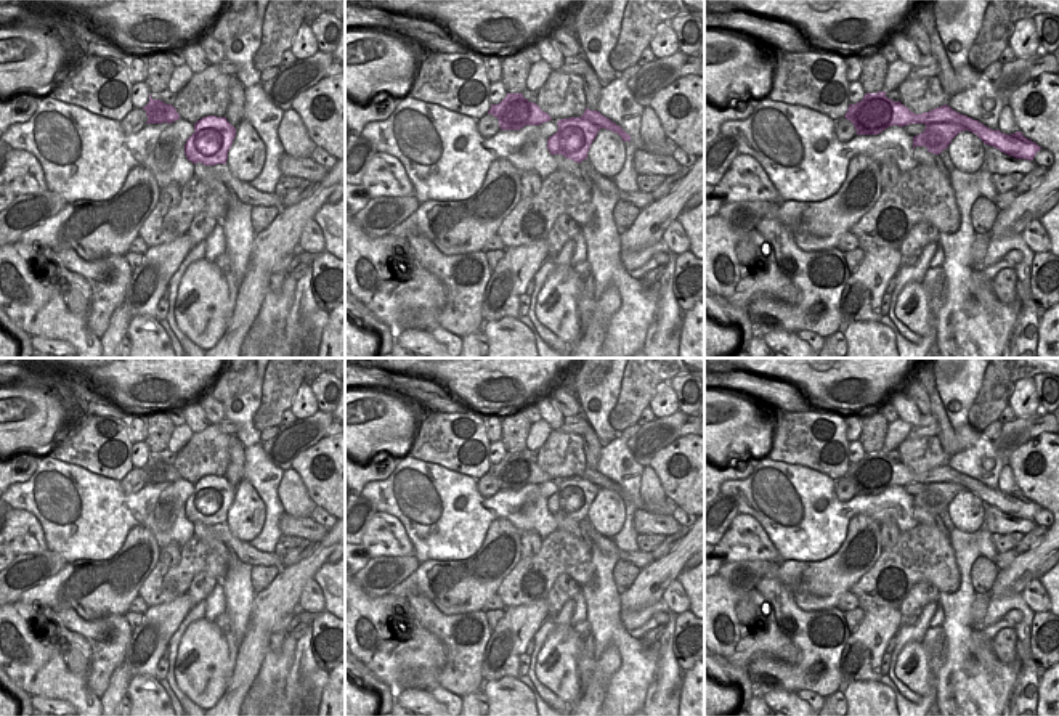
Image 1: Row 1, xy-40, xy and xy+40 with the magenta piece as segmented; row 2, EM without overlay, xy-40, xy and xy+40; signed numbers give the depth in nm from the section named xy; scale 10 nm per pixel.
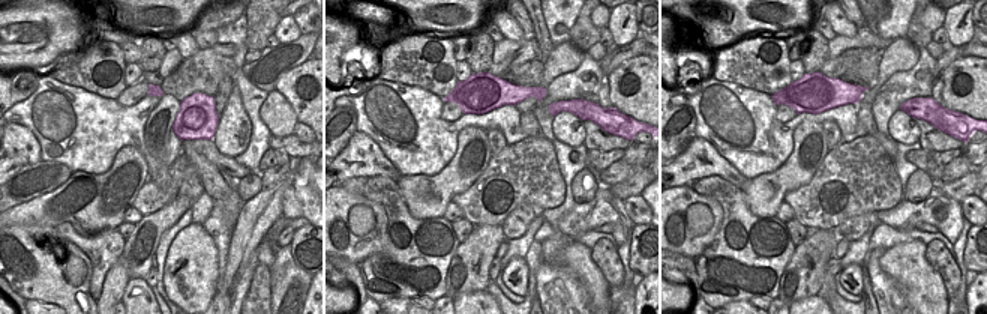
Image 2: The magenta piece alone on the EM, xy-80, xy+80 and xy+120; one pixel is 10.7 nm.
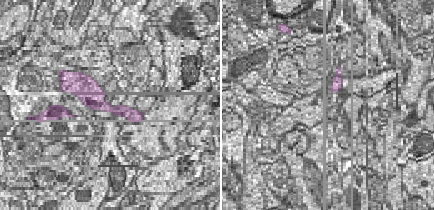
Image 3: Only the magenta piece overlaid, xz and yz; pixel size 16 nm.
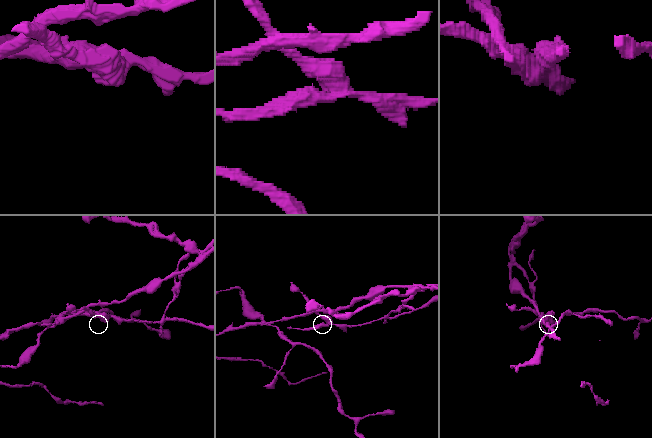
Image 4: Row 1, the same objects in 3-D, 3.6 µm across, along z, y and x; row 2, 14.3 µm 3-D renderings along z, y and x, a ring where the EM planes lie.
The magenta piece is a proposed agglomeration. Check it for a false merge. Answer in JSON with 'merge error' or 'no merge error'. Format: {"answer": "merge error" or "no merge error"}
{"answer": "merge error"}

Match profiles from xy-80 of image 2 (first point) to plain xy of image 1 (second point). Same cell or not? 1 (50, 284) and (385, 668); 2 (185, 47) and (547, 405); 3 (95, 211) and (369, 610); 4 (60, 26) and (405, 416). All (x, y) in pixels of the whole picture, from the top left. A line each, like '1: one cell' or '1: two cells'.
1: one cell
2: one cell
3: two cells
4: one cell

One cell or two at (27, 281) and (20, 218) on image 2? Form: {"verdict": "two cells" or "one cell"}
{"verdict": "two cells"}

